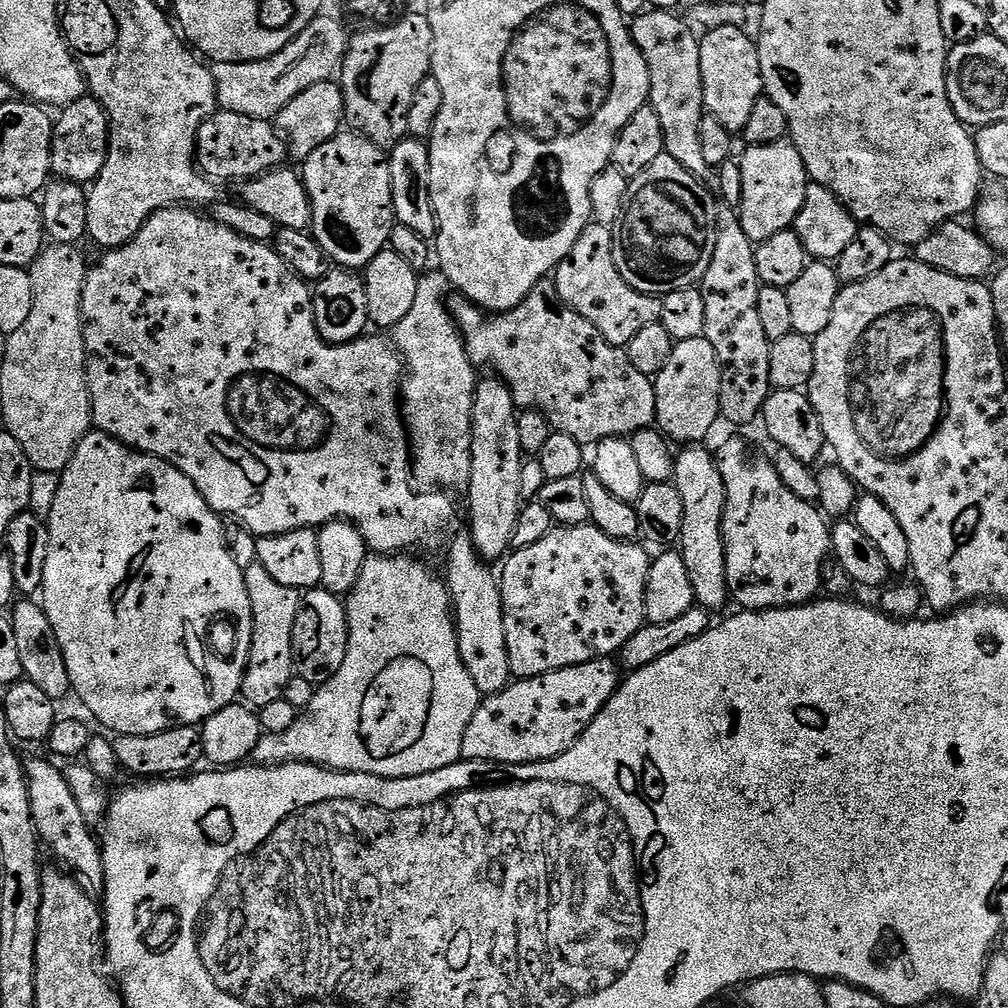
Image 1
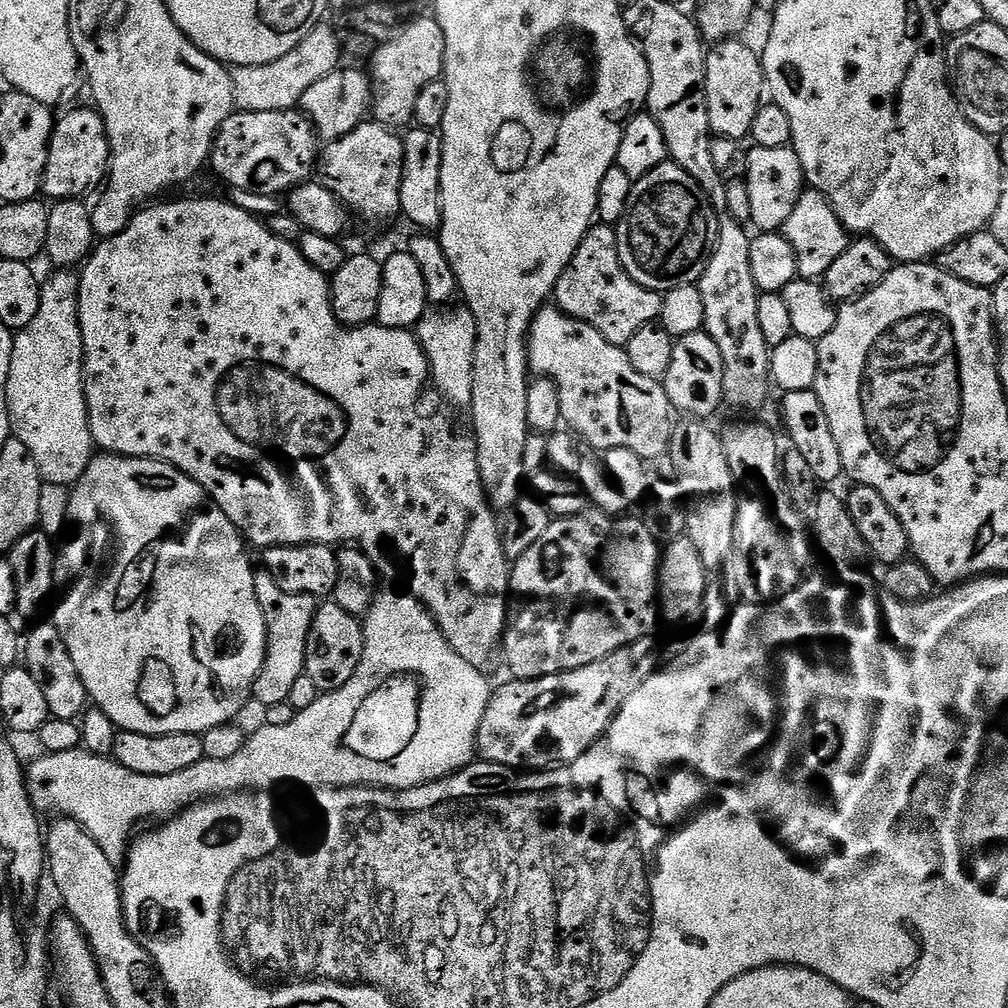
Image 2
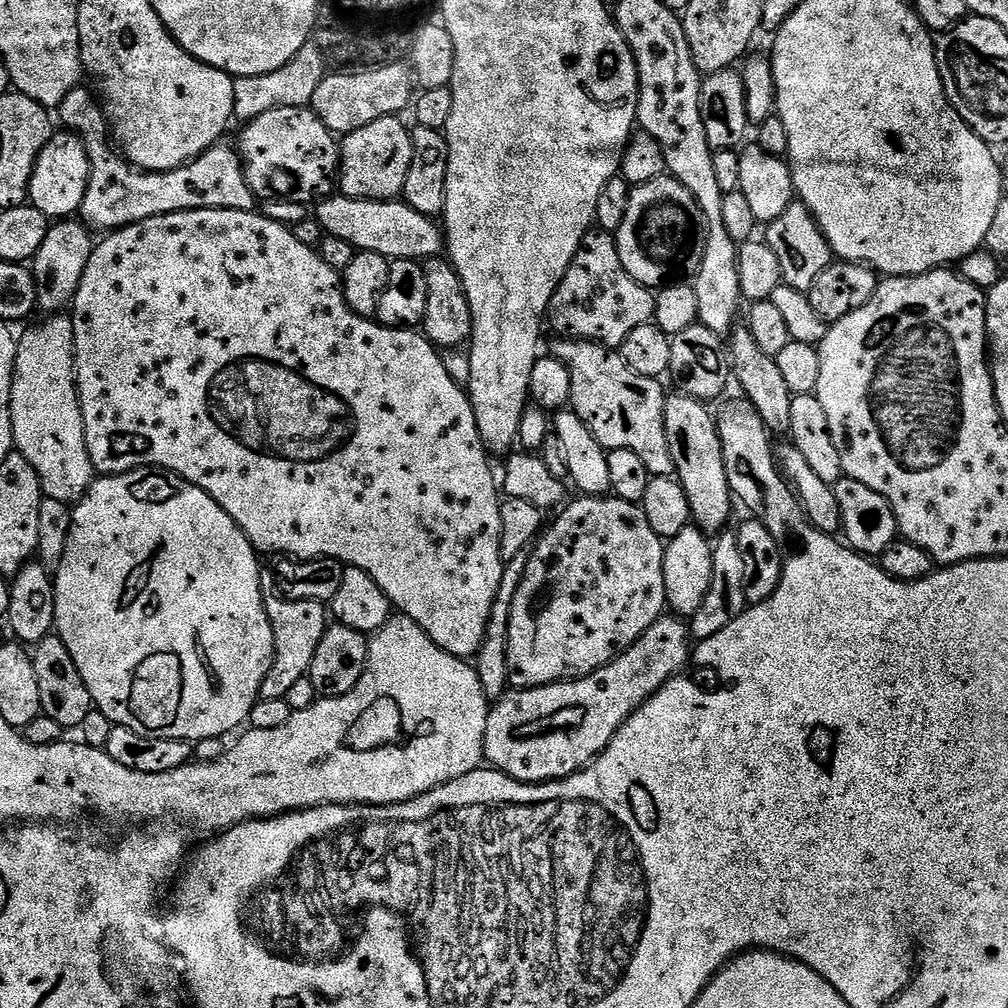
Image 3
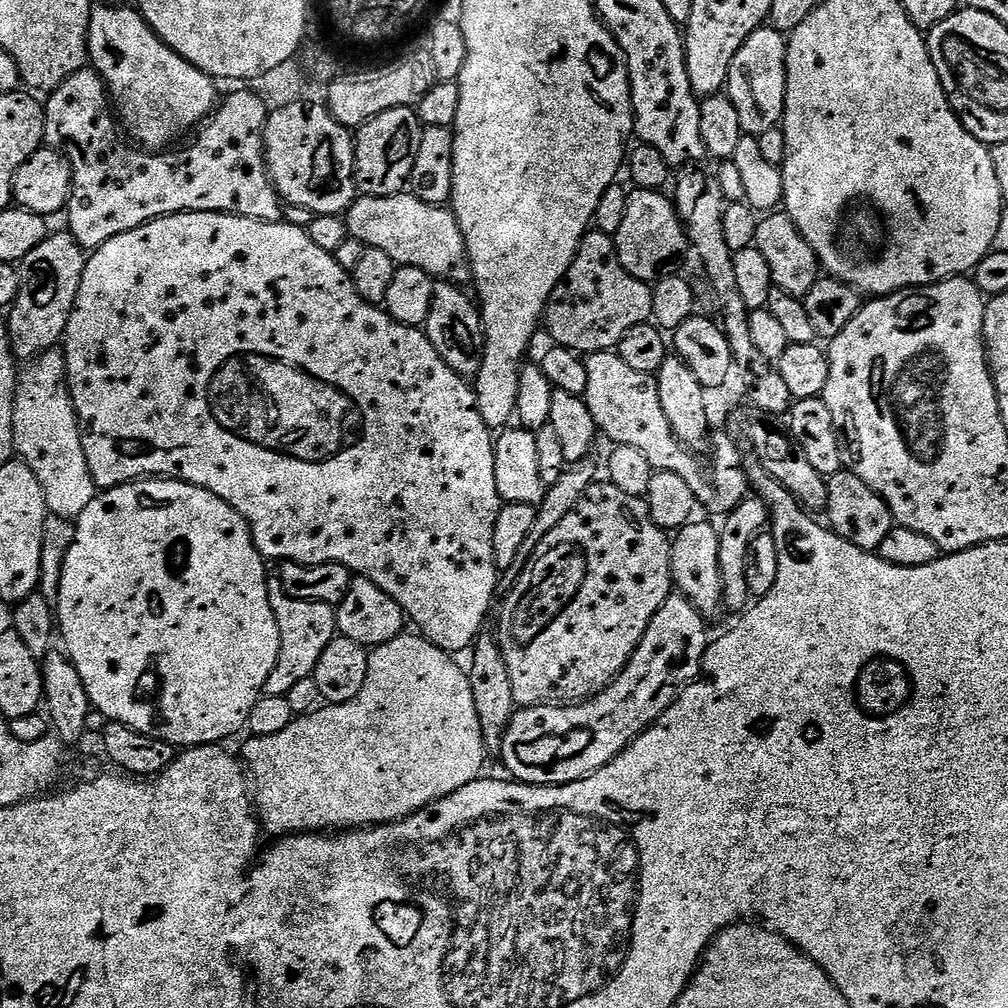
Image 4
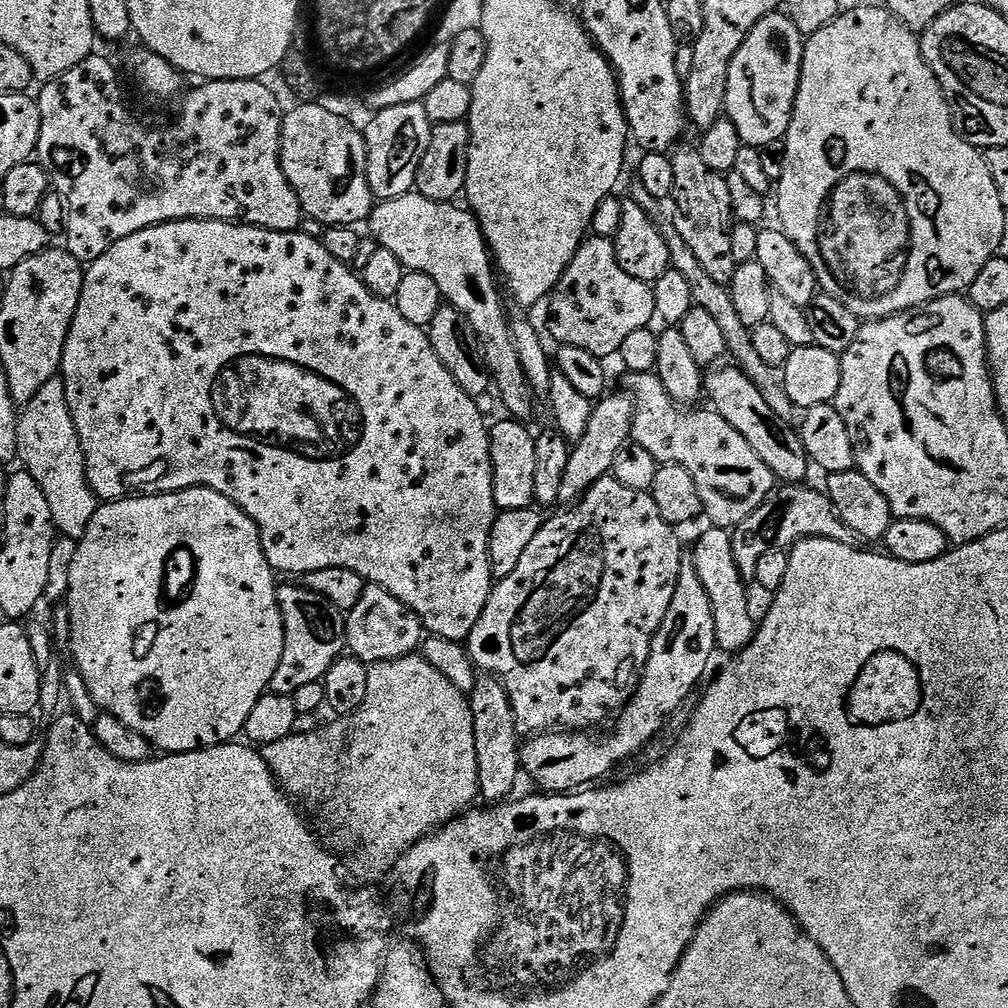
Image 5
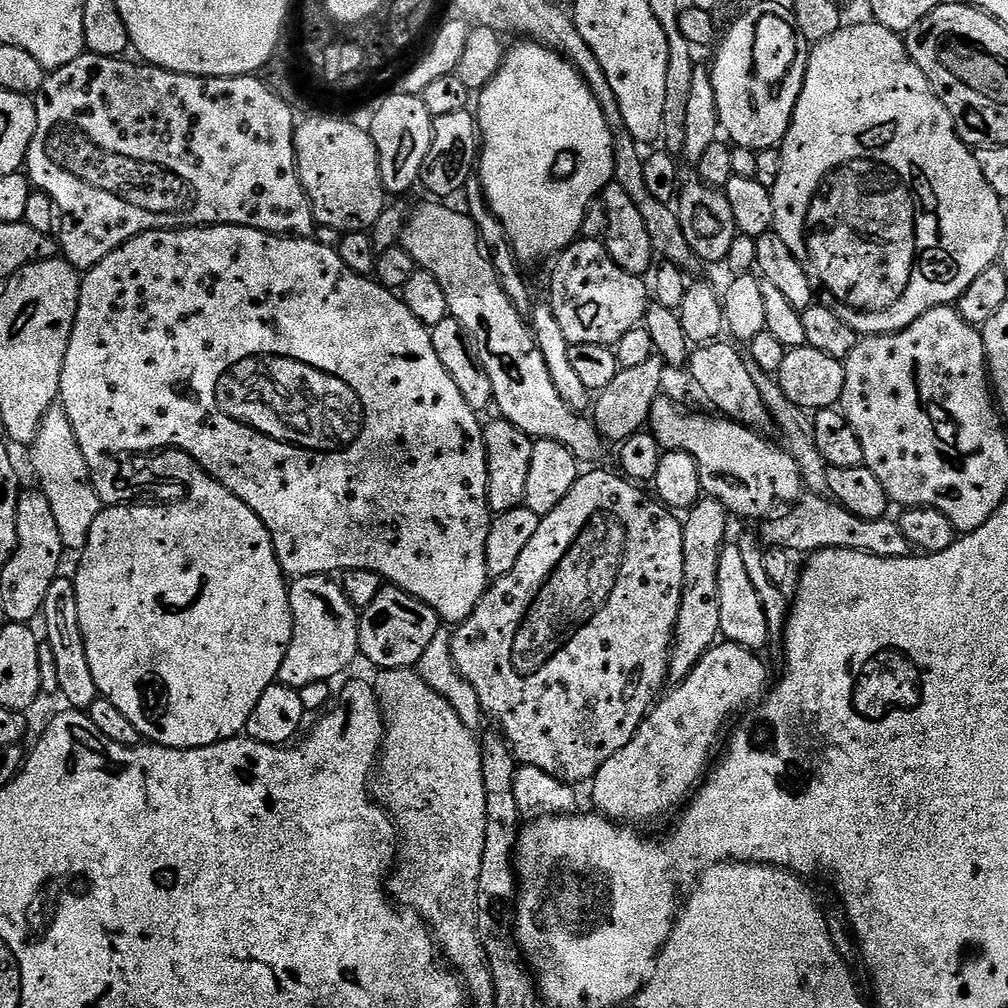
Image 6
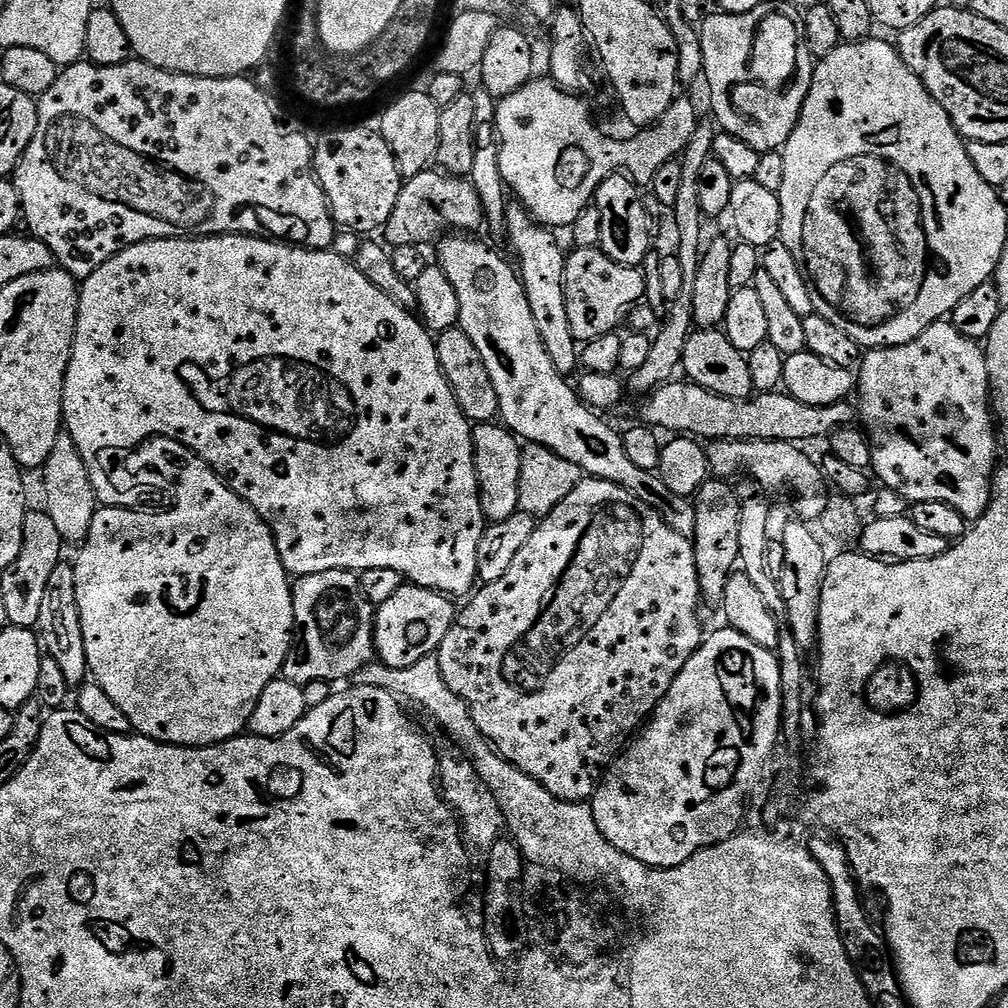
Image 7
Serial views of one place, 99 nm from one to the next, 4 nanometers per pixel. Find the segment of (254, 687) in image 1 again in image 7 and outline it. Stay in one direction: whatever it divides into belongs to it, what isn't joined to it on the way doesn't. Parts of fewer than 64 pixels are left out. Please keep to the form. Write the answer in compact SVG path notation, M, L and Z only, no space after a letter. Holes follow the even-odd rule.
M335 568L322 574L299 577L292 584L292 605L296 631L292 650L284 663L283 679L301 686L319 680L347 681L358 670L362 670L362 666L373 663L376 651L376 639L372 633L374 605L366 598L357 573Z

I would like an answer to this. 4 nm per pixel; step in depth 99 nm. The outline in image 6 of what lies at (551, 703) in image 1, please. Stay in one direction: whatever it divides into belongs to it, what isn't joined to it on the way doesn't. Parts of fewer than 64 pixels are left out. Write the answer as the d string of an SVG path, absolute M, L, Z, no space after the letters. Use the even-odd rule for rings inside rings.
M701 498L687 509L683 517L684 533L684 589L678 610L676 634L672 638L672 655L668 658L668 680L679 682L687 678L694 666L717 643L720 636L718 618L718 558L728 536L730 514L722 502L711 498Z

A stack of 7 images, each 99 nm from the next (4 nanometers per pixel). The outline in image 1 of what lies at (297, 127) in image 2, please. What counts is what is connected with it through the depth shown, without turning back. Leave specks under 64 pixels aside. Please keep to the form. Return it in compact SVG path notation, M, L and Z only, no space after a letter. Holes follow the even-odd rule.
M217 110L213 112L210 118L206 118L206 122L202 122L202 126L198 130L195 161L201 173L216 182L251 180L253 176L261 176L281 167L289 159L289 156L285 137L281 135L277 125L272 120L259 120L258 118L250 118L246 114L234 114L233 112Z

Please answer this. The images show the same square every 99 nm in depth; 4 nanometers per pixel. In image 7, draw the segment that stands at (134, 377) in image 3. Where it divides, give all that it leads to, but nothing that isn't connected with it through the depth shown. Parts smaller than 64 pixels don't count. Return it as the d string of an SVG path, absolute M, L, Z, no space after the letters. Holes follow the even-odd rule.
M237 234L234 236L197 236L195 238L147 240L141 244L124 248L116 256L111 256L105 264L98 266L98 270L94 270L94 274L90 274L87 280L80 284L78 326L70 354L70 366L64 383L64 428L66 434L74 442L78 454L82 454L86 464L92 464L92 456L96 456L96 452L100 452L100 448L104 448L104 444L136 444L136 440L140 440L140 436L148 436L148 432L168 432L168 436L178 438L178 445L188 447L189 453L208 456L209 466L218 475L223 476L228 487L233 488L266 522L266 526L276 539L276 549L289 577L299 578L310 574L322 574L326 570L334 570L335 568L344 568L347 572L357 574L375 568L385 568L386 570L398 570L398 574L402 574L407 583L441 592L442 595L449 598L457 598L456 596L471 597L477 587L478 546L482 542L486 521L482 514L480 483L476 473L476 455L472 441L473 425L466 418L466 414L462 414L462 410L454 398L454 390L447 378L444 377L444 371L438 362L433 333L429 332L409 309L403 308L398 302L394 302L394 298L390 298L390 294L382 294L382 290L378 290L378 286L374 286L374 282L370 282L370 278L366 278L366 274L362 274L356 269L355 263L349 257L347 260L346 257L339 256L336 250L301 248L271 238Z

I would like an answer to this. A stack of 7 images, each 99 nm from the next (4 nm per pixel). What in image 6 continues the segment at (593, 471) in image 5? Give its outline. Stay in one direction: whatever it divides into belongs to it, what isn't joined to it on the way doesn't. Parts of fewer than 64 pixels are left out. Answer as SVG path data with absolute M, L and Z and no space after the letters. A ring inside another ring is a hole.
M653 354L638 366L621 368L619 374L595 397L590 416L601 436L609 443L619 444L641 431L652 418L652 407L662 394L666 365L660 356Z

